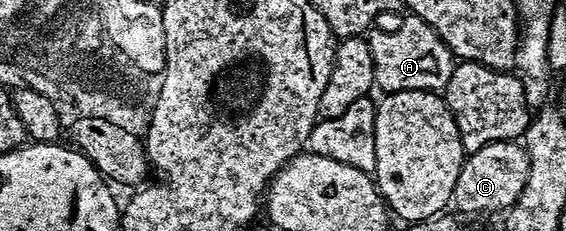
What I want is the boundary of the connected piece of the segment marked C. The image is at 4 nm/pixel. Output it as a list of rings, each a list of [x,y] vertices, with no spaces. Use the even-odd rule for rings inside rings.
[[[499,140],[482,146],[482,150],[467,153],[452,195],[452,204],[457,208],[455,211],[503,213],[512,207],[518,194],[522,194],[522,186],[526,186],[526,174],[530,174],[530,162],[523,143]]]

